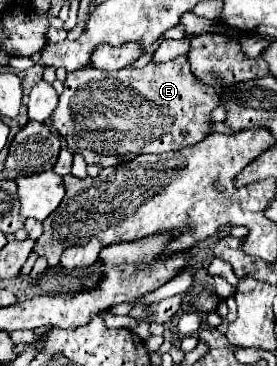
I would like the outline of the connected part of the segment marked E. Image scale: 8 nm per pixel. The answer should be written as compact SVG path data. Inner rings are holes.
M180 55L168 63L148 63L142 69L124 67L116 73L100 71L94 67L84 67L66 75L64 93L60 95L58 107L52 113L52 125L66 139L72 153L80 153L86 163L100 167L112 167L136 159L144 153L170 153L182 147L190 147L202 141L210 131L210 113L220 105L220 97L214 87L200 83L190 71L186 55Z

